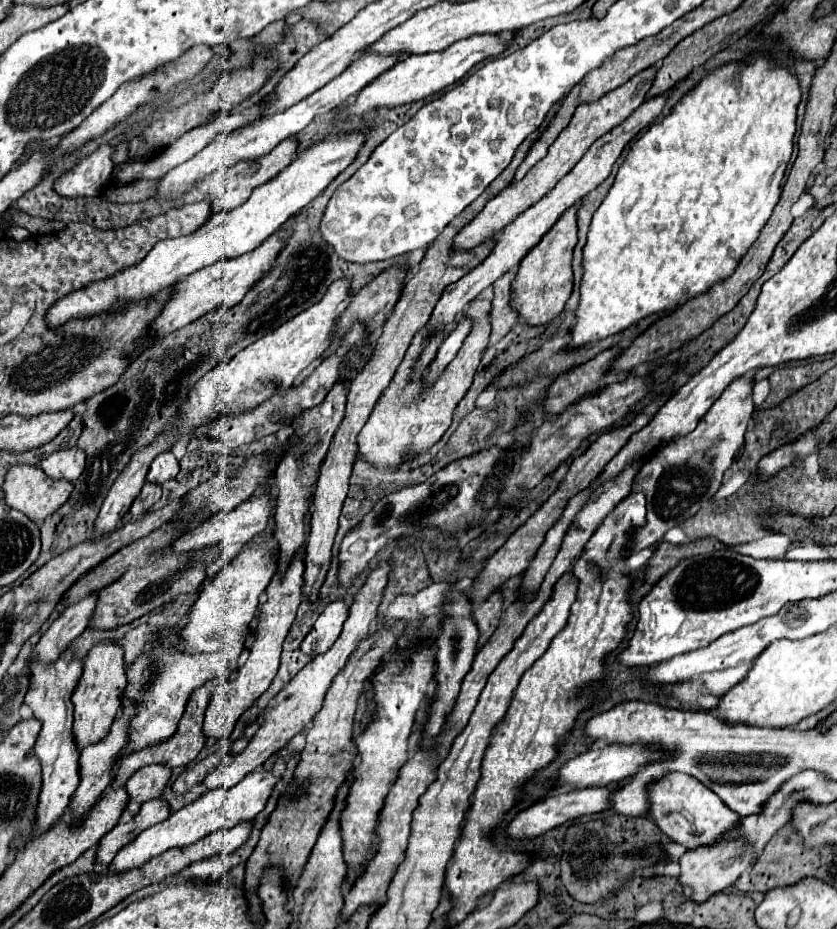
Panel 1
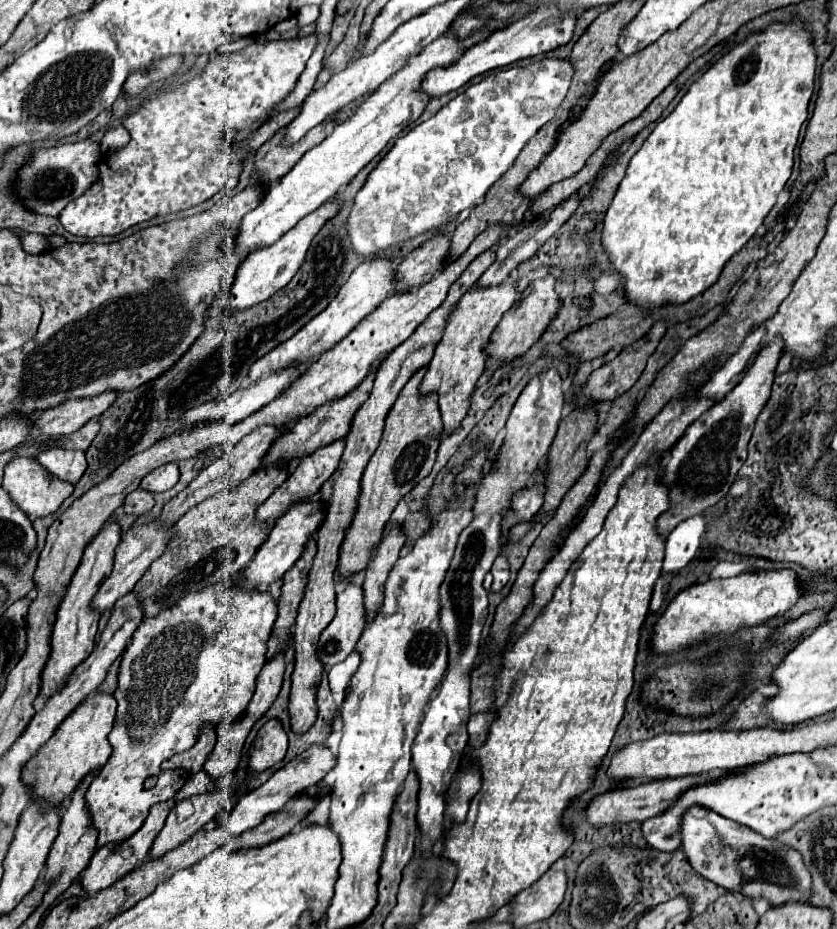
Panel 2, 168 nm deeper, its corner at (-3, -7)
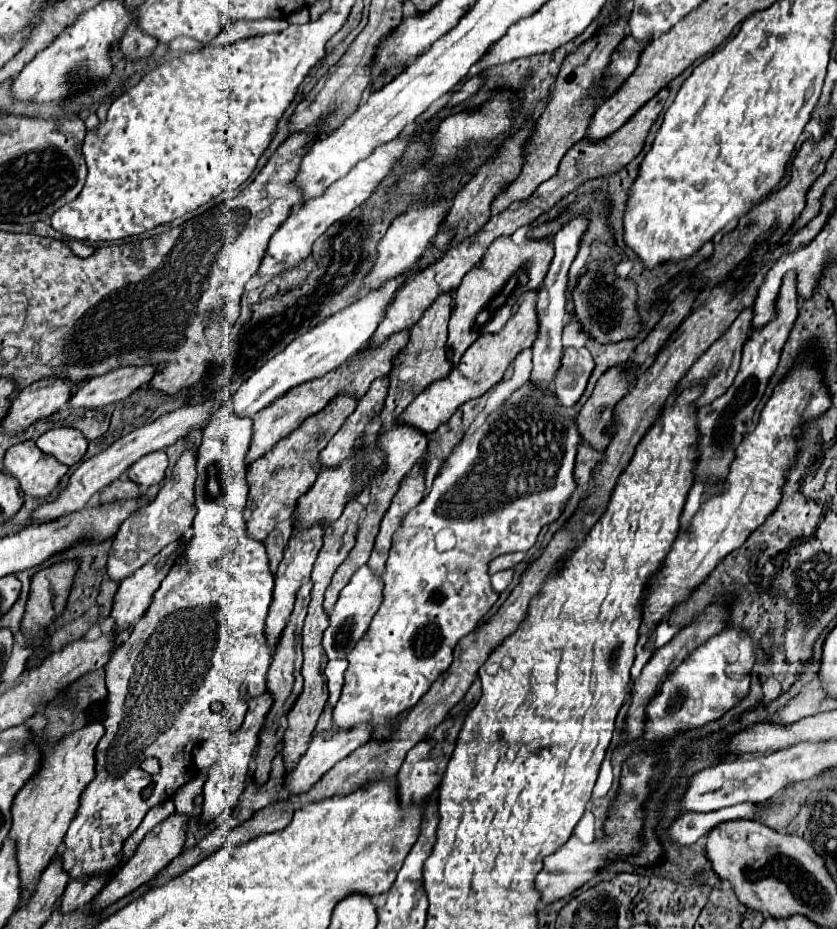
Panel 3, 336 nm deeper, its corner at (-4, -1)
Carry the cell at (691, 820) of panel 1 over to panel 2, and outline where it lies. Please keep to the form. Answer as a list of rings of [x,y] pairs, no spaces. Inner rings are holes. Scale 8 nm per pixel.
[[[693,806],[683,816],[683,844],[687,860],[691,866],[707,880],[723,886],[729,892],[743,894],[751,900],[765,898],[771,906],[781,906],[787,902],[809,902],[813,892],[809,870],[803,864],[801,854],[777,838],[765,838],[751,828],[727,820],[711,810]]]

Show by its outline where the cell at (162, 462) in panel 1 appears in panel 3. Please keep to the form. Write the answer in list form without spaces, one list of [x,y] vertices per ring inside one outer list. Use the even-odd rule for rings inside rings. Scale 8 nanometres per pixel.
[[[158,450],[154,454],[146,454],[146,458],[140,458],[138,462],[134,462],[134,466],[130,466],[130,470],[128,470],[128,478],[140,486],[160,484],[166,476],[166,468],[168,468],[168,456],[166,456],[166,452]]]

